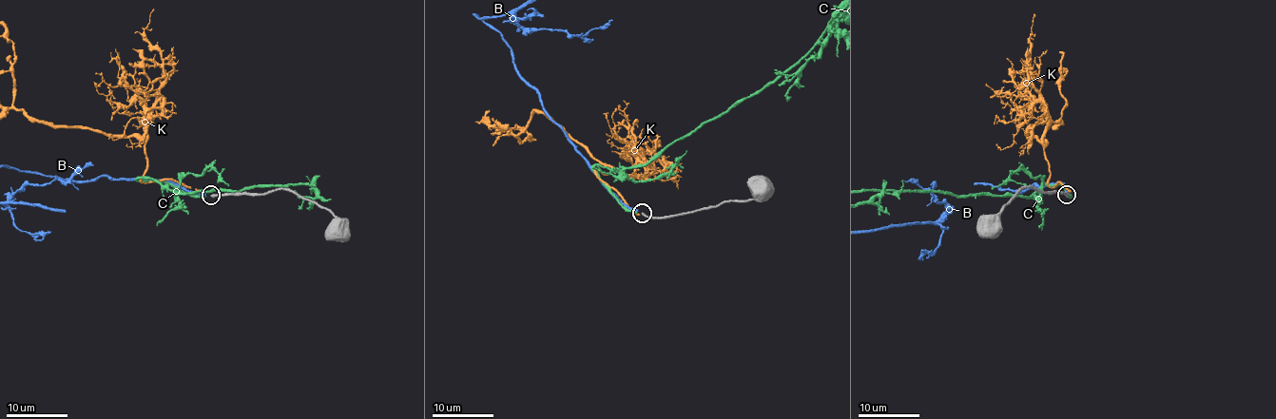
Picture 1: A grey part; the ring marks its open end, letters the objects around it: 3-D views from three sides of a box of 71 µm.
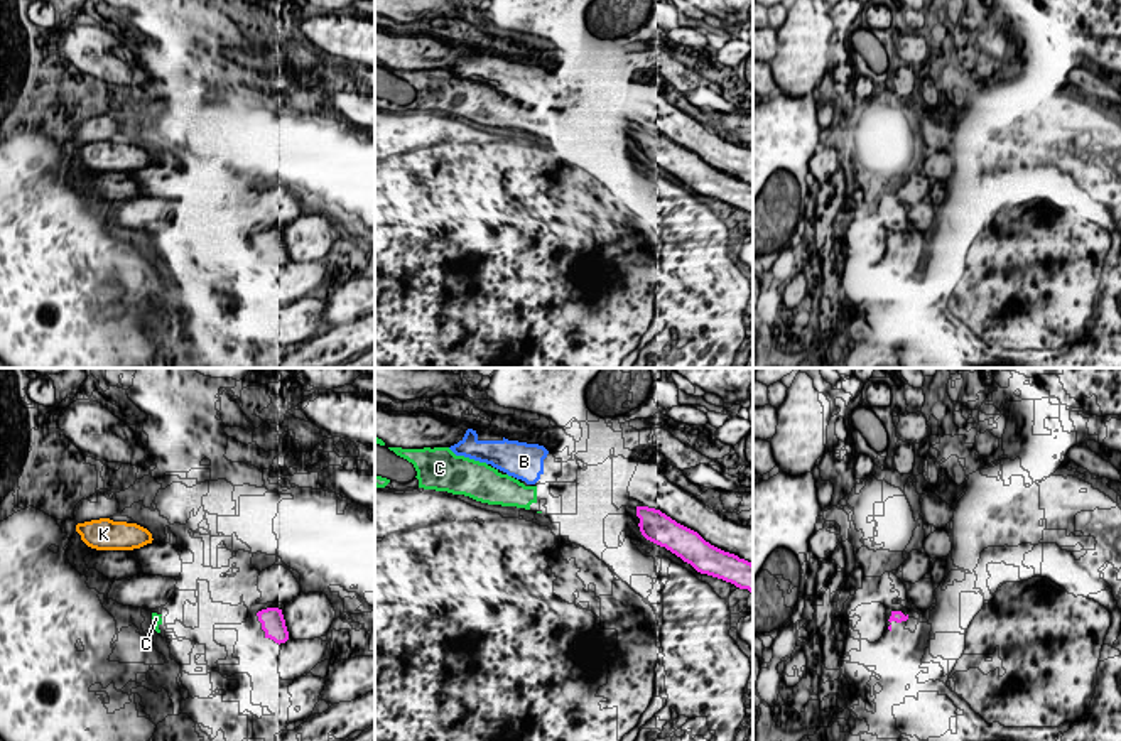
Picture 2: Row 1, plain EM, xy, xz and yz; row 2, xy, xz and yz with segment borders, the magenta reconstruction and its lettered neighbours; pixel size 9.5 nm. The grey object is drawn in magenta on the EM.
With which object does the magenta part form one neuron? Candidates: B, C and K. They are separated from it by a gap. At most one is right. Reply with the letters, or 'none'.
C

